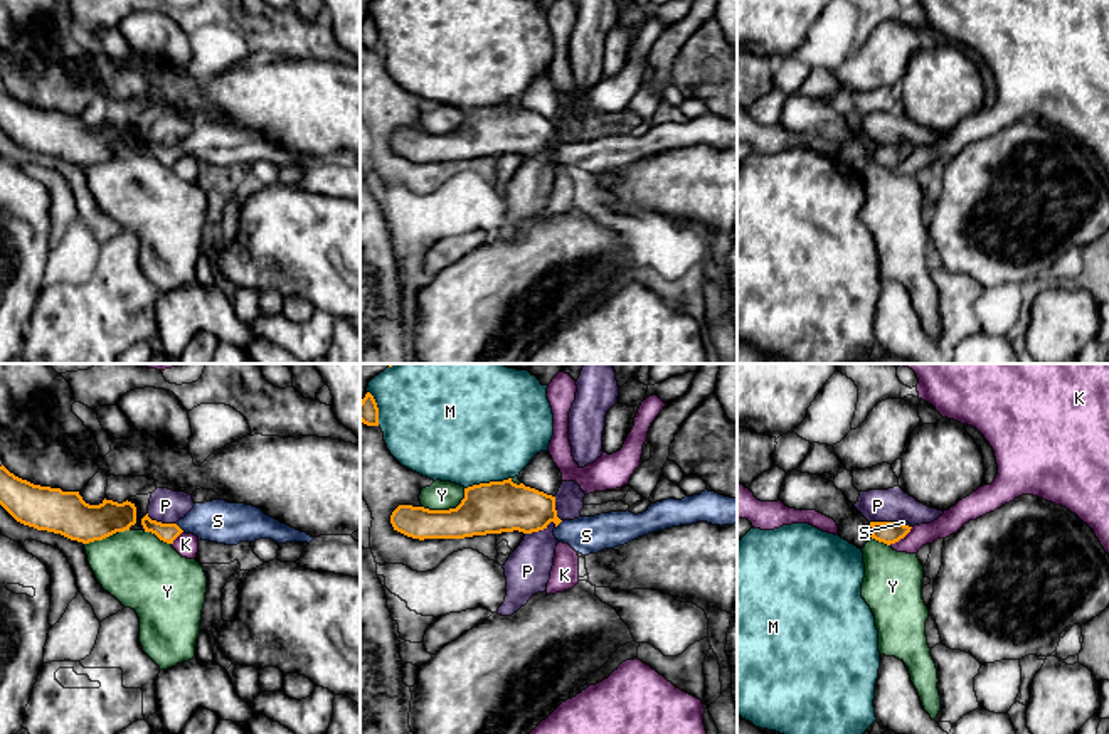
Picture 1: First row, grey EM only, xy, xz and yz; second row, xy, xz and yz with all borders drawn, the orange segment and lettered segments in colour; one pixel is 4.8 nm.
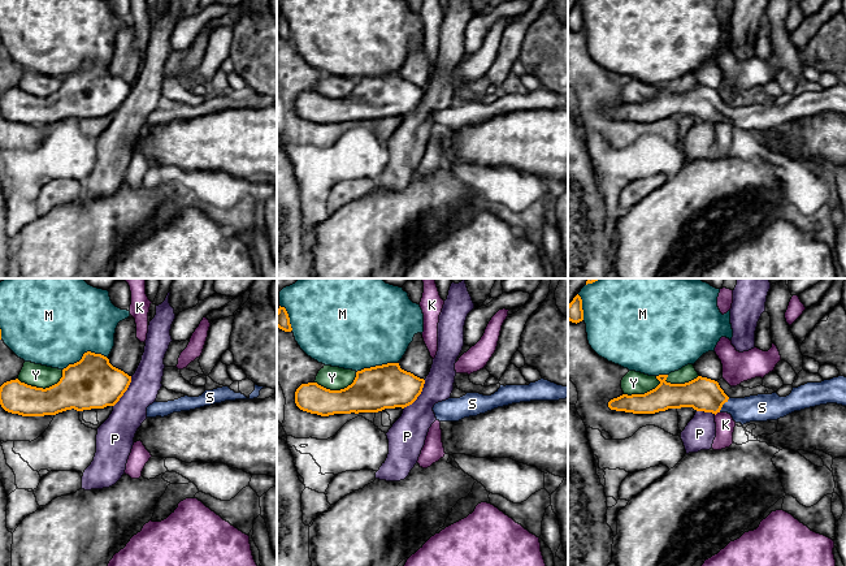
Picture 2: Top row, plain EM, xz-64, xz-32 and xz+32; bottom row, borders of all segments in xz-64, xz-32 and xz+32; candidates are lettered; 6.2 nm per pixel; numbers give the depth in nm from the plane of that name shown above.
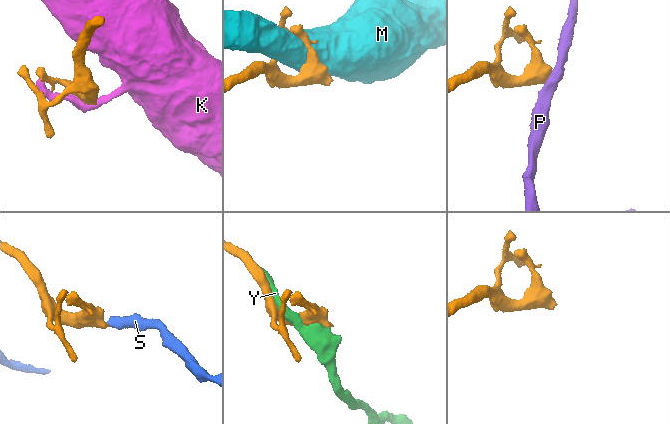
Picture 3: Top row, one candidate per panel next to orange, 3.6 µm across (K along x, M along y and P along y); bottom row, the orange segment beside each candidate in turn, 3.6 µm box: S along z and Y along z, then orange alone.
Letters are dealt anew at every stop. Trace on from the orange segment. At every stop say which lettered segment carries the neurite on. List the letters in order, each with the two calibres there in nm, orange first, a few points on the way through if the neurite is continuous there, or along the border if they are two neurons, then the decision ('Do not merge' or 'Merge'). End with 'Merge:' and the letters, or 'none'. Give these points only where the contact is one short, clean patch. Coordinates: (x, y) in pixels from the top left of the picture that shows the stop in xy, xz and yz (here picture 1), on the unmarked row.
K: Thickness 110 nm (orange) against 110 nm. Boundary: yz (912, 150), (889, 167). Do not merge
M: Thickness 240 nm (orange) against 480 nm. Do not merge
P: Thickness 240 nm (orange) against 220 nm. Boundary: xz (556, 147), (549, 145), (542, 152), (525, 157). Do not merge
S: Thickness 90 nm (orange) against 200 nm. Path across: xy (167, 155), (179, 150), (199, 143), (217, 143). Merge
Y: Thickness 240 nm (orange) against 140 nm. Do not merge
Merge: S

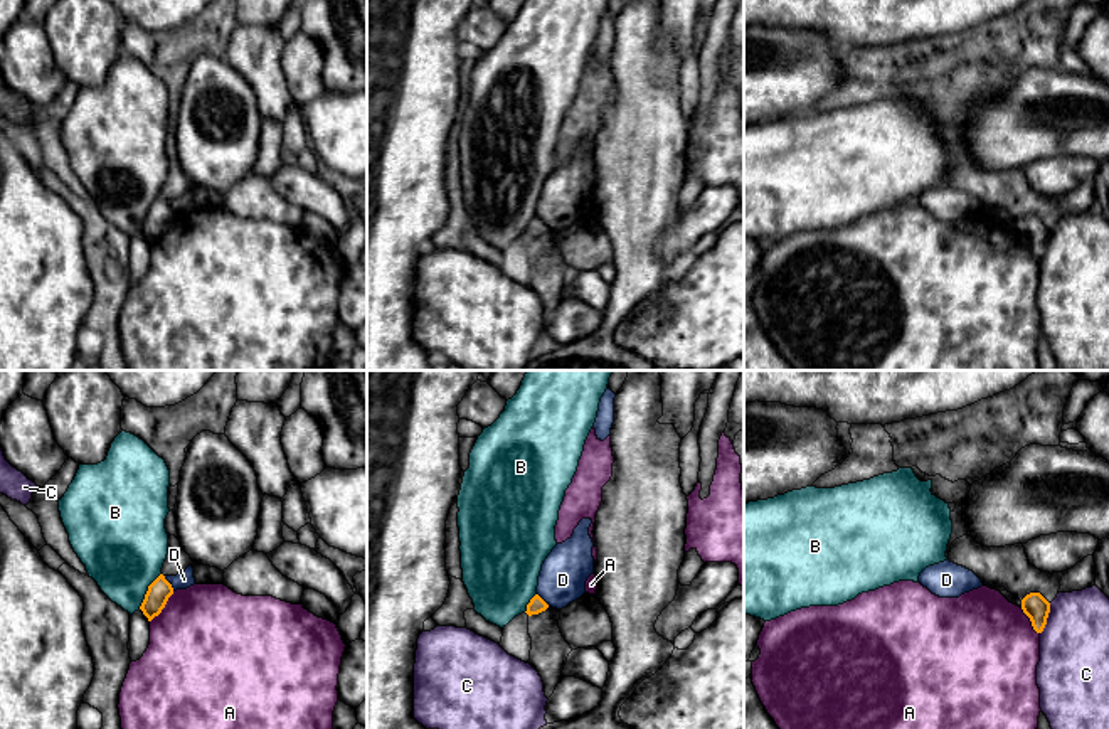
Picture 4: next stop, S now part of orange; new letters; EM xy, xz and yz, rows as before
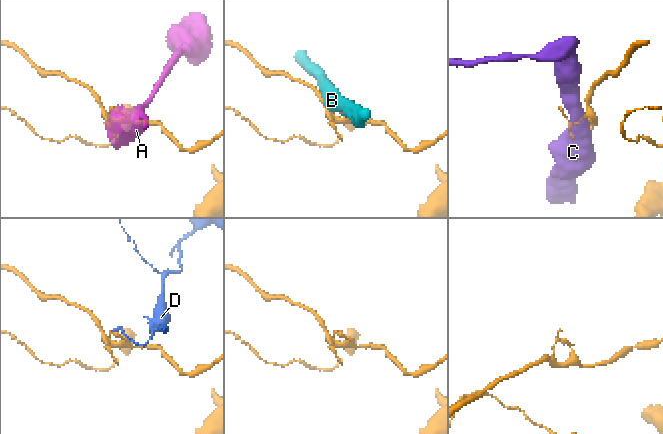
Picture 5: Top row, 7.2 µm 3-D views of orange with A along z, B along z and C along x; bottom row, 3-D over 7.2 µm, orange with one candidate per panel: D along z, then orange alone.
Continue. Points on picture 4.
A: Thickness 110 nm (orange) against 500 nm. Do not merge
B: Thickness 110 nm (orange) against 420 nm. Do not merge
C: Thickness 120 nm (orange) against 340 nm. Do not merge
D: Thickness 110 nm (orange) against 80 nm. Boundary: xy (164, 199), (174, 212). Do not merge
Merge: none

